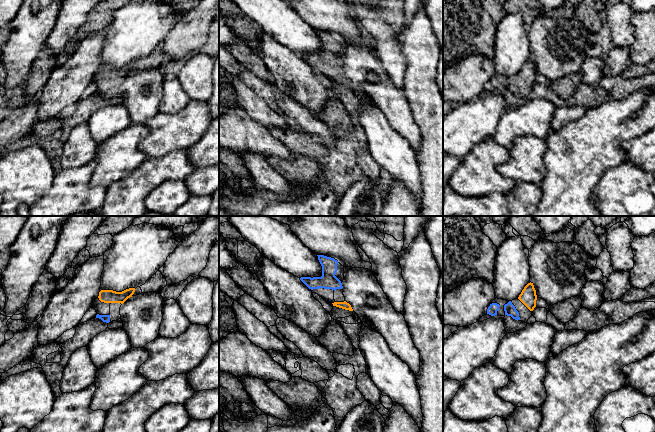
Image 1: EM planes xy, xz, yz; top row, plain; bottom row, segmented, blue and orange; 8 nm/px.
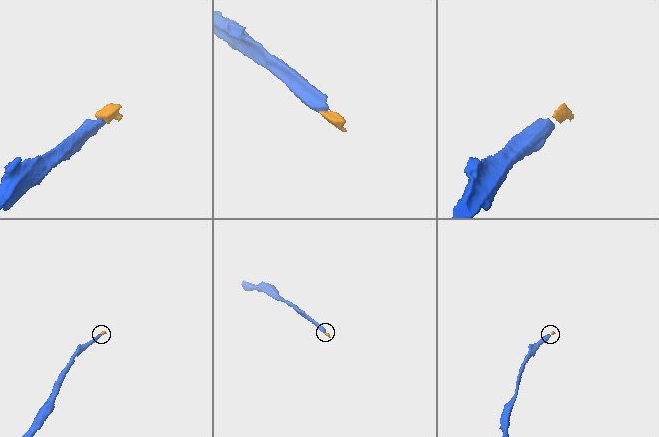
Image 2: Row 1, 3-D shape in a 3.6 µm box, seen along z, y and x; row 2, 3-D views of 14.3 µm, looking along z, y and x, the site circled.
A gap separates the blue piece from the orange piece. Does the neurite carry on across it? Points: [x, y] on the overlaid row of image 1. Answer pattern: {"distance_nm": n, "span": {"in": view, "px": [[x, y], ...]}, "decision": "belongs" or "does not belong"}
{"distance_nm": 60, "span": {"in": "yz", "px": [[511, 302], [518, 298]]}, "decision": "belongs"}

